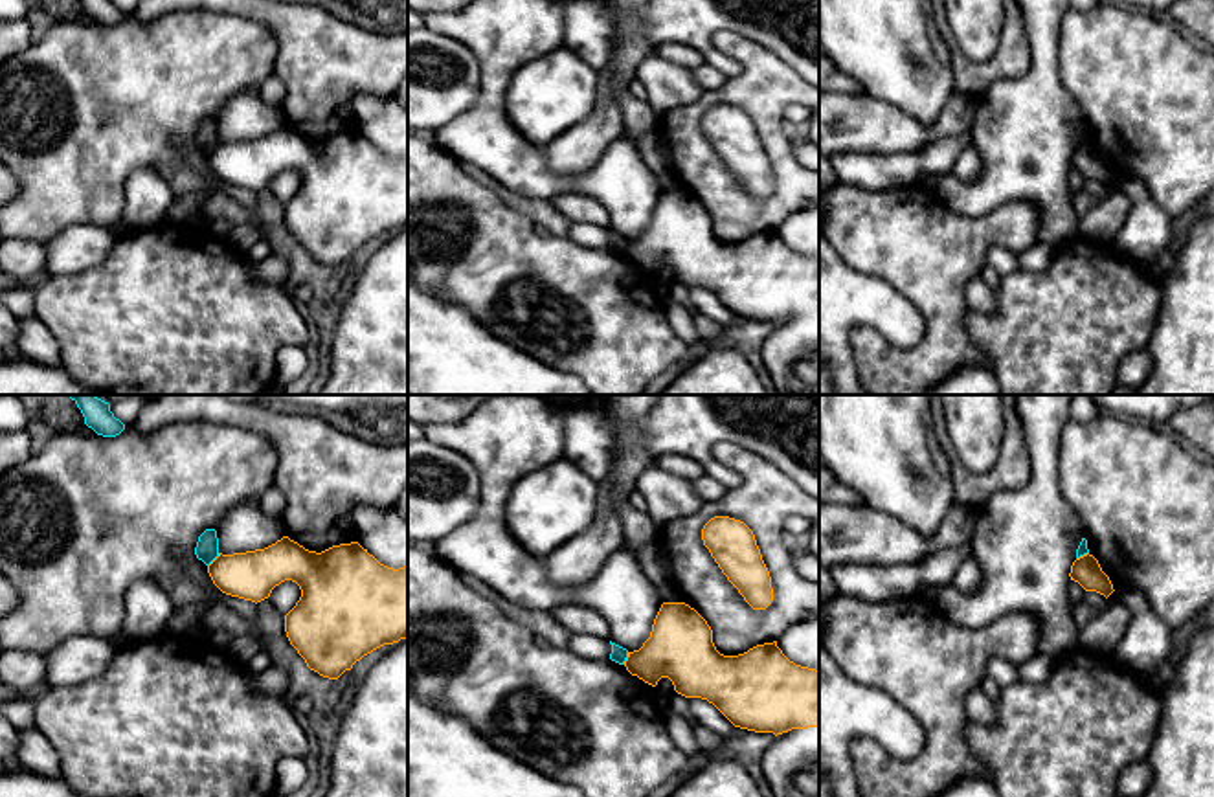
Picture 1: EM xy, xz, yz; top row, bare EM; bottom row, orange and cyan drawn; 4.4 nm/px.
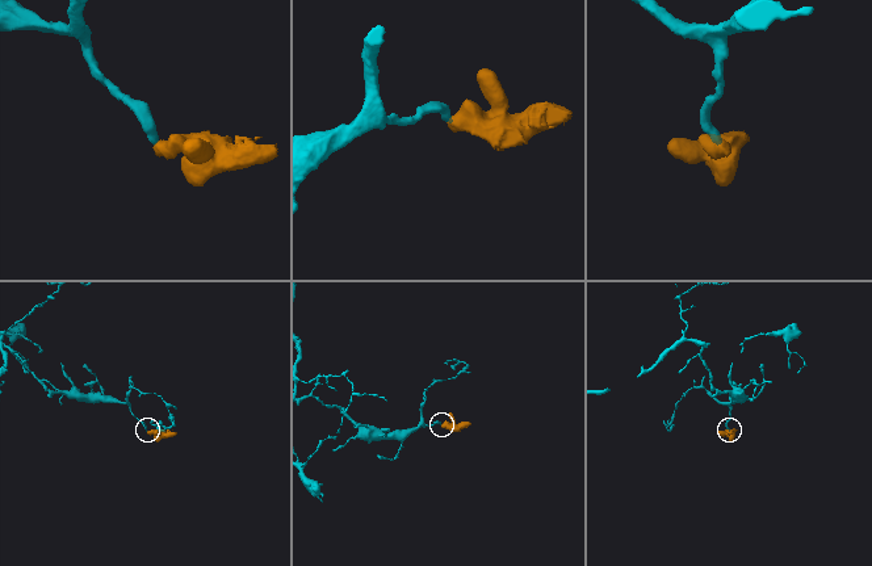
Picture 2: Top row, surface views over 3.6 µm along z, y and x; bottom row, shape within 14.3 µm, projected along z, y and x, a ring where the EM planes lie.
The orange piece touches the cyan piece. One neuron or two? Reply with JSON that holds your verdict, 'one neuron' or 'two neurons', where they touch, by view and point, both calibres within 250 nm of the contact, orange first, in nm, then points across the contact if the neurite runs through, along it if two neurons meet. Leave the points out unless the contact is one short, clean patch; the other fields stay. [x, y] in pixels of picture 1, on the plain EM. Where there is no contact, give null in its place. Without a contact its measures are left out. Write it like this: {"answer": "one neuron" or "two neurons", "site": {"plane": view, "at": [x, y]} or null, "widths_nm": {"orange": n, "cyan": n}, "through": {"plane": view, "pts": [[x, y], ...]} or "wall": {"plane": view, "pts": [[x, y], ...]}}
{"answer": "two neurons", "site": {"plane": "xy", "at": [213, 149]}, "widths_nm": {"orange": 220, "cyan": 100}, "wall": {"plane": "xy", "pts": [[219, 142], [208, 155]]}}

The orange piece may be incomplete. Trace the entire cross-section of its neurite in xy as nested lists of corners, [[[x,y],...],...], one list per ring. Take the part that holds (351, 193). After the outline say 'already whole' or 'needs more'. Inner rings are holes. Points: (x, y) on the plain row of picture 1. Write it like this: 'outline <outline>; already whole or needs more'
outline [[[283,125],[264,138],[219,141],[208,162],[222,182],[255,193],[281,171],[296,171],[301,185],[285,204],[285,220],[307,255],[323,266],[338,268],[364,244],[388,235],[342,297],[331,375],[318,395],[408,395],[408,154],[388,156],[358,130],[316,141]]]; needs more

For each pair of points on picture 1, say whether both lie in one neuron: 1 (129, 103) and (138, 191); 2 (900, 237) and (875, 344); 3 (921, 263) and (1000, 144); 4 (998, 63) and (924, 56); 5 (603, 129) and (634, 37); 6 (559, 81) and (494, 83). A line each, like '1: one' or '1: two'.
1: two
2: one
3: two
4: two
5: one
6: two

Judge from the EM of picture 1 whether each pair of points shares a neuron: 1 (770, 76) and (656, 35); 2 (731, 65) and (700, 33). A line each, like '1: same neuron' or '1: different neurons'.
1: different neurons
2: same neuron

